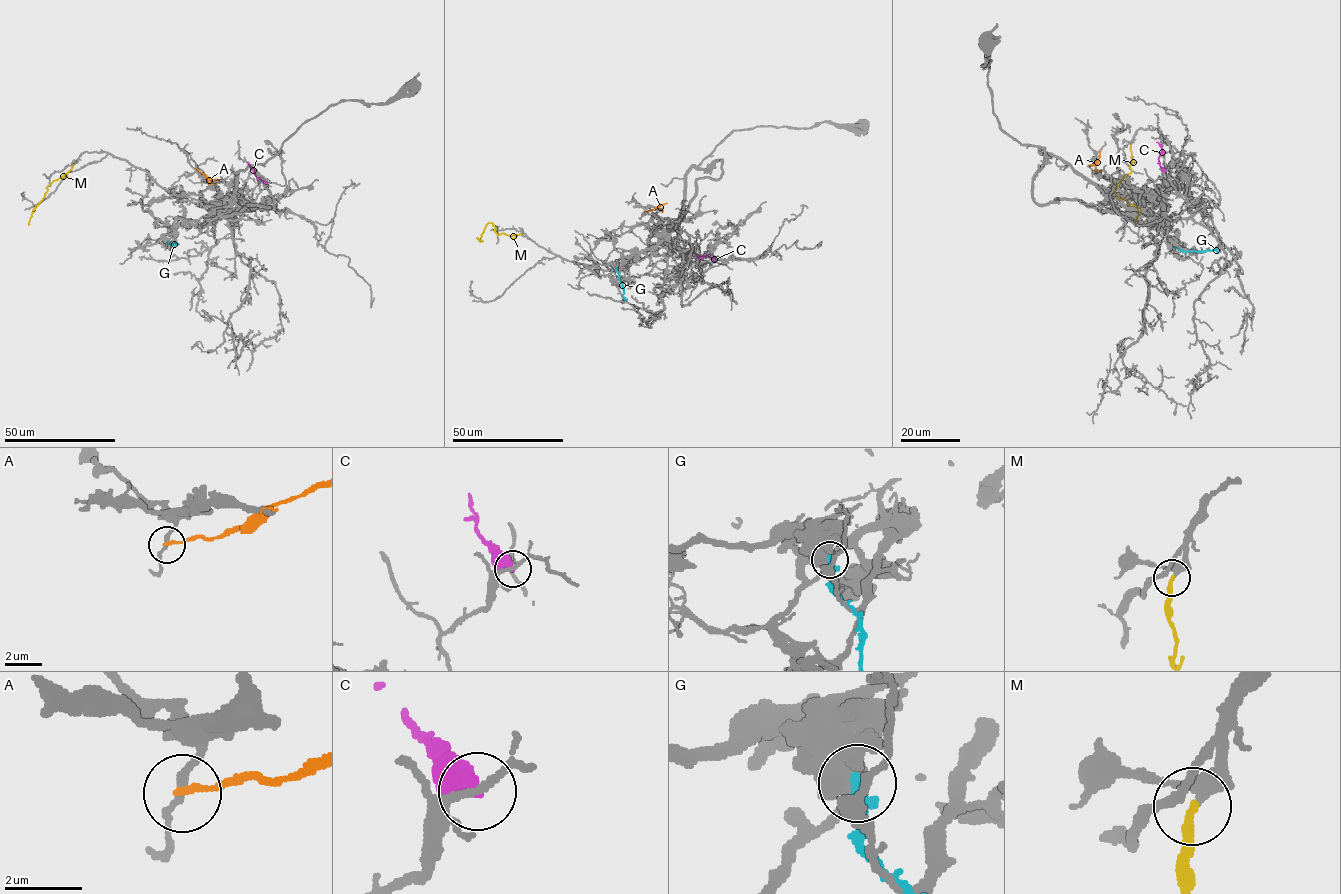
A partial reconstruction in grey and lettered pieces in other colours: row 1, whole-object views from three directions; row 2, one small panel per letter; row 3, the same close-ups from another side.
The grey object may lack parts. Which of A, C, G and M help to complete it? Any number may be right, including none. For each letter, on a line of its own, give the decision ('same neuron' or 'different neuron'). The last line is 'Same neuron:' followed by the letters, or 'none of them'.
A: different neuron
C: different neuron
G: different neuron
M: same neuron
Same neuron: M

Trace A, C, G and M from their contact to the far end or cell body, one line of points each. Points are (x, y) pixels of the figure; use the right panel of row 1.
A: (1100, 151), (1094, 166), (1095, 171), (1102, 171)
C: (1165, 171), (1159, 165), (1162, 149), (1157, 142)
G: (1174, 246), (1183, 251), (1216, 251)
M: (1131, 143), (1131, 172), (1117, 186), (1115, 194), (1137, 209), (1135, 225)

